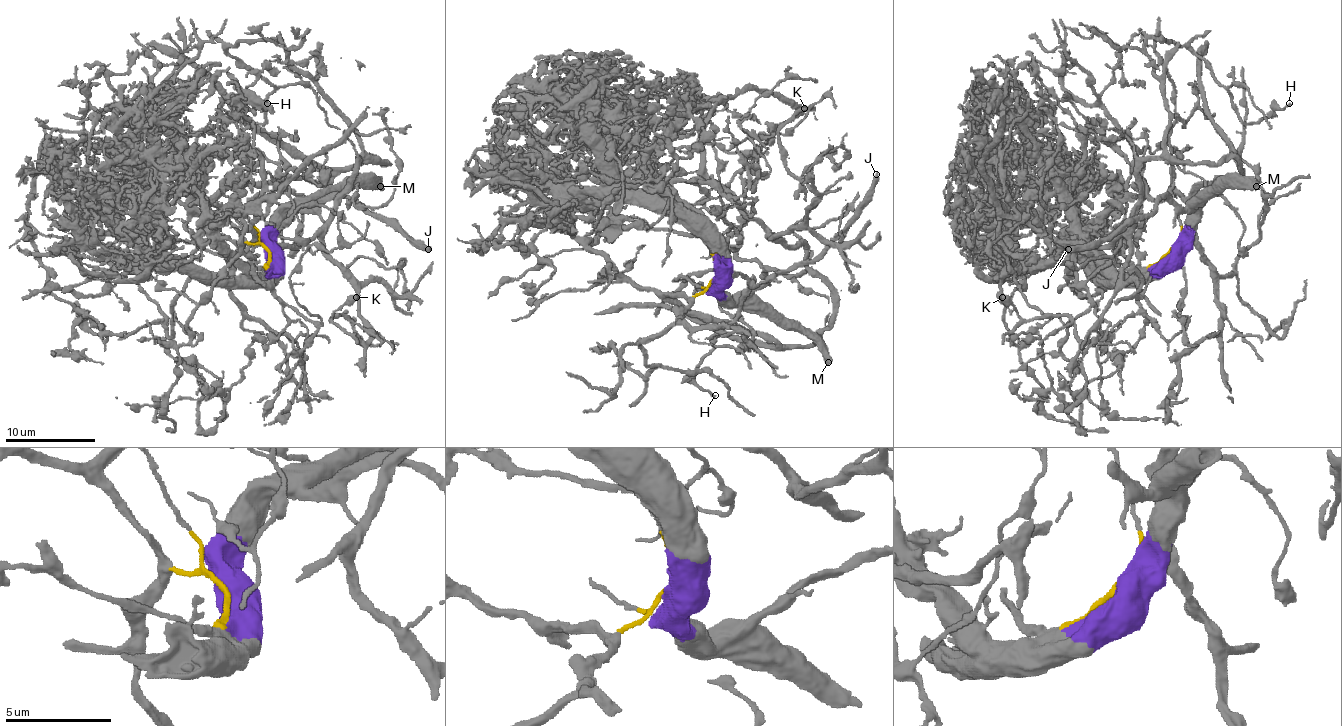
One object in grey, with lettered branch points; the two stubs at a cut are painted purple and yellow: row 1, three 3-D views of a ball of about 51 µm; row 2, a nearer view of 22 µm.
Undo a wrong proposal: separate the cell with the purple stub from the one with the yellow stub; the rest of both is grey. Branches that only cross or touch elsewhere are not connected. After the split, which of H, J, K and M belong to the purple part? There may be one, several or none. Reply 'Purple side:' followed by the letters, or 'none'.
Purple side: J, M

